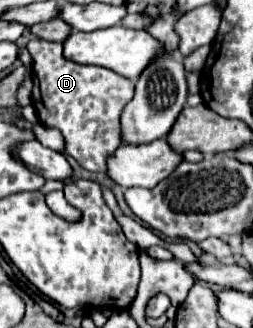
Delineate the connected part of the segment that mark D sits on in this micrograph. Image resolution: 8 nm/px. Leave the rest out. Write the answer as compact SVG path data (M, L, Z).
M32 39L28 43L28 51L34 59L32 65L32 105L38 111L38 119L46 127L60 129L64 135L64 151L74 157L88 171L106 171L106 157L114 151L114 147L122 145L122 111L126 103L134 95L134 81L126 79L110 69L102 69L96 65L78 65L68 59L62 59L62 43L50 43L44 39Z

